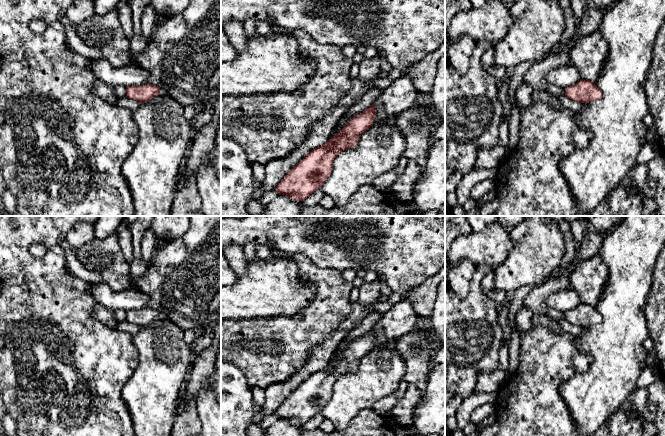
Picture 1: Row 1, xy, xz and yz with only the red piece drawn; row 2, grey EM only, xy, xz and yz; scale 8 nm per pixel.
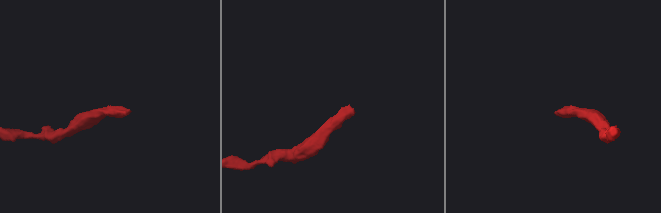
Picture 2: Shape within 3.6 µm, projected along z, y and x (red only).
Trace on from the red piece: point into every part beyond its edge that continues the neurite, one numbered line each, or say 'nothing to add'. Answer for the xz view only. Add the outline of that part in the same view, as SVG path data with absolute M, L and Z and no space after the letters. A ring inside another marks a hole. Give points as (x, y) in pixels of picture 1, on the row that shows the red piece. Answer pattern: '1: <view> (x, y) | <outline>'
1: xz (402, 94) | M400 77L383 90L374 105L383 105L386 114L399 114L421 100L411 78Z

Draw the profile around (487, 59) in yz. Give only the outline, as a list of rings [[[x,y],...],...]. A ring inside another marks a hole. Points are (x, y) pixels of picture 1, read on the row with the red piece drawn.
[[[491,46],[481,58],[482,65],[484,66],[493,66],[494,64],[494,46]]]

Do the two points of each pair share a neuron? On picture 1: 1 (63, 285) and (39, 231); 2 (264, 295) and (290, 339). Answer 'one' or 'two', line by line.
1: one
2: two

